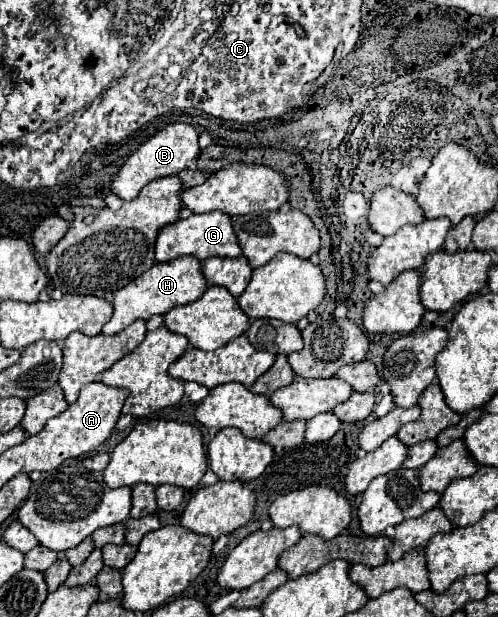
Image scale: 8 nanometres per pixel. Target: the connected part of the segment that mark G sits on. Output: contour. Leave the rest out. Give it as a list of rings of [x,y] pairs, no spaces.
[[[208,212],[208,214],[194,214],[186,220],[178,220],[174,224],[164,226],[158,232],[156,246],[154,246],[154,258],[156,262],[168,262],[178,256],[194,256],[198,260],[222,256],[222,258],[238,258],[242,250],[238,248],[236,236],[234,236],[234,224],[230,216],[224,216],[224,212]]]

